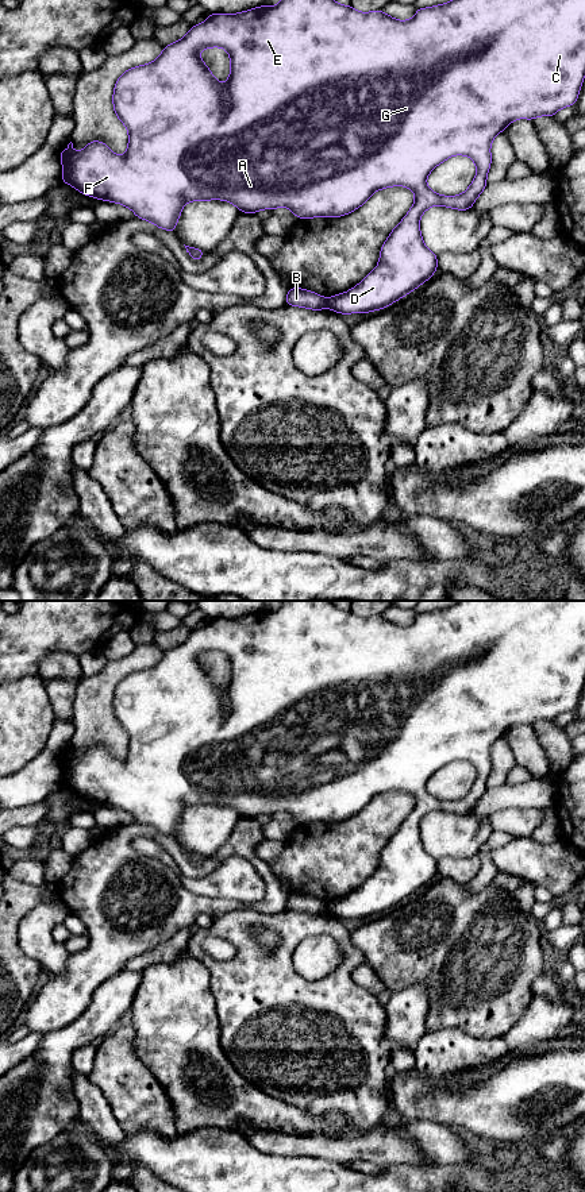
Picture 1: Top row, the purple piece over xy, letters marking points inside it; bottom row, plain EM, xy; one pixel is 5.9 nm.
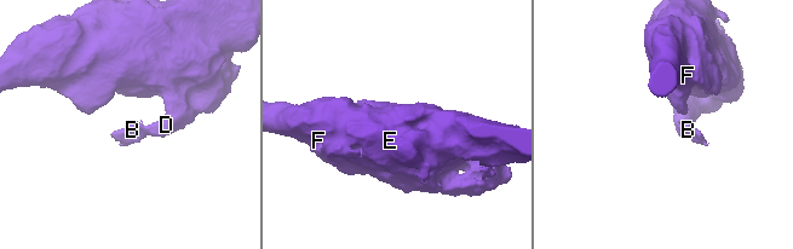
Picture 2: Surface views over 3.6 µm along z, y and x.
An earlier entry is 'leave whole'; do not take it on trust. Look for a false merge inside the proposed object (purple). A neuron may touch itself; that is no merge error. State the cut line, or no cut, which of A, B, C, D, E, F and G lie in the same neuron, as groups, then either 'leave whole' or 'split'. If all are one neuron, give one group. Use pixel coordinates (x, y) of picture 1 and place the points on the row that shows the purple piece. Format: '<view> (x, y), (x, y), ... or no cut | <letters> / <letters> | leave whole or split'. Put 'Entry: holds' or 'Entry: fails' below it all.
xy (326, 299), (327, 307) | A C D E F G / B | split
Entry: fails

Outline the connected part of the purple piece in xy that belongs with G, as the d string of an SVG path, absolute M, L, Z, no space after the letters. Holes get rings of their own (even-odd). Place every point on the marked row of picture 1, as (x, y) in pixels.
M281 0L273 7L265 4L239 13L209 13L205 22L190 27L182 39L165 46L151 63L131 67L118 77L112 104L118 119L128 132L126 154L113 154L108 144L100 140L92 140L76 153L70 142L65 151L58 153L62 162L61 182L73 186L81 194L122 204L130 208L138 219L147 220L173 234L176 234L176 224L182 207L190 201L223 200L234 204L243 213L285 207L297 219L331 219L354 212L377 190L405 186L415 193L415 202L381 246L377 267L346 293L327 298L327 308L340 315L369 313L384 309L408 296L438 270L438 255L424 246L420 234L422 215L435 205L458 211L472 209L474 201L488 185L486 177L492 163L490 146L493 139L513 120L534 120L538 116L554 117L561 108L576 105L584 78L585 0L451 0L434 7L417 8L415 16L409 20L397 20L382 9L359 12L351 5L342 5L334 0ZM211 47L222 47L230 55L230 77L223 84L213 77L199 55L203 49ZM454 155L472 158L477 167L476 177L462 194L438 194L427 186L427 177L438 165Z

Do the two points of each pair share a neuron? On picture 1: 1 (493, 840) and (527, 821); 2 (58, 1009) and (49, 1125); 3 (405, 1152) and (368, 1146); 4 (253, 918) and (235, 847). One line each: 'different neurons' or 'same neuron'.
1: different neurons
2: different neurons
3: same neuron
4: different neurons

